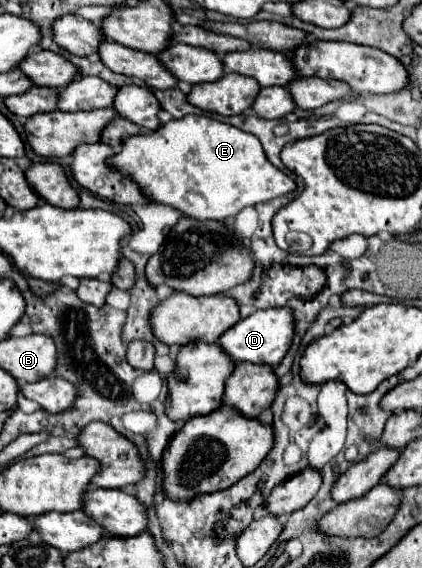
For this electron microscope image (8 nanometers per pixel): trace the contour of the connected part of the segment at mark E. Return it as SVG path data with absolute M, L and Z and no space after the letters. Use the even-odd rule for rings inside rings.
M186 115L160 125L146 135L134 135L122 143L122 151L108 159L112 169L134 177L142 193L160 205L170 205L190 219L222 221L240 209L282 197L296 189L296 183L272 167L260 141L232 125L204 115Z

